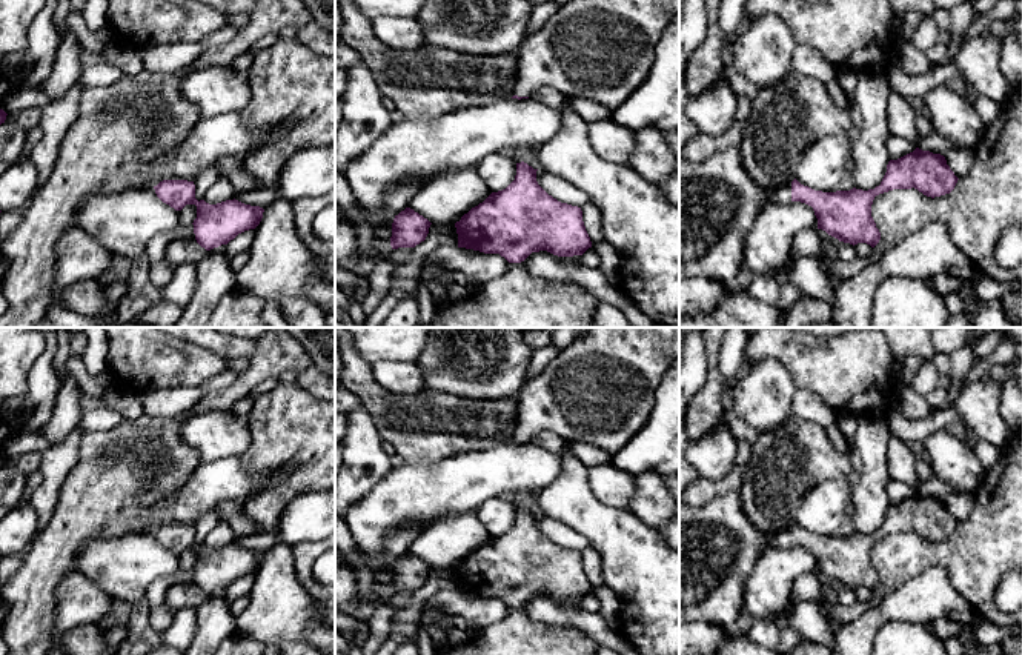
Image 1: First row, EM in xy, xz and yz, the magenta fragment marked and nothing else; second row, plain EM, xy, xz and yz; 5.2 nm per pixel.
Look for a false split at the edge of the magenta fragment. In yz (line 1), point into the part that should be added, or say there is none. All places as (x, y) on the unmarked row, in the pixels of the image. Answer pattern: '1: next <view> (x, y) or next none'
1: next yz (783, 538)

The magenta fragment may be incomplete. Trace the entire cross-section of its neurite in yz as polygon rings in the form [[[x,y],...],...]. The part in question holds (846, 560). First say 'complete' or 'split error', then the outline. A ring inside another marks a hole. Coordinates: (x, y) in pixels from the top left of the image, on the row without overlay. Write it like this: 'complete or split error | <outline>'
split error | [[[916,492],[898,504],[890,504],[881,529],[874,534],[853,532],[850,535],[822,537],[804,530],[795,523],[764,537],[767,547],[801,546],[811,550],[818,563],[818,574],[839,586],[853,590],[867,587],[874,592],[881,584],[881,577],[871,561],[871,549],[876,540],[893,534],[914,532],[934,543],[950,538],[957,524],[944,500]]]

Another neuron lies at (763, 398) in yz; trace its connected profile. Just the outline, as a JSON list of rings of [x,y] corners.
[[[768,357],[753,363],[747,375],[733,386],[735,411],[759,434],[776,431],[793,415],[795,391],[784,364]]]

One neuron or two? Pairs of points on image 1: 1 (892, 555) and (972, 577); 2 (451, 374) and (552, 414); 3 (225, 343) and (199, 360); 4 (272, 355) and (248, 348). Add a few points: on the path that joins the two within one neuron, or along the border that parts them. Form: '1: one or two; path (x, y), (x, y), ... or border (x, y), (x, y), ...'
1: one; path (912, 555), (952, 557)
2: two; border (527, 377), (515, 397)
3: two; border (192, 343), (202, 345), (226, 360)
4: two; border (255, 343), (255, 349), (248, 359)

